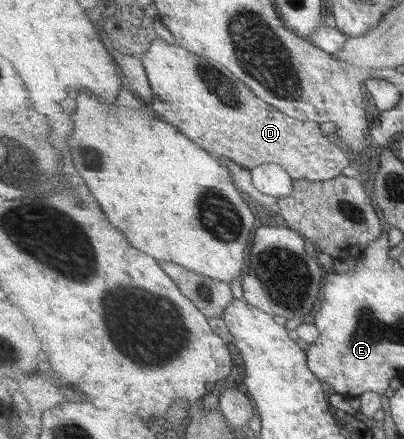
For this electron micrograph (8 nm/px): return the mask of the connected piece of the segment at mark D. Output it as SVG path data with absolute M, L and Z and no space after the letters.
M156 38L144 53L142 63L154 90L152 109L160 120L175 125L200 147L214 153L216 158L226 161L224 164L228 164L232 169L242 167L252 171L265 163L277 163L282 165L293 179L328 181L341 176L346 167L353 165L348 149L344 149L338 140L332 142L324 136L318 122L299 120L278 111L270 103L258 99L258 96L242 83L242 79L232 75L228 67L208 56L202 57L177 46L176 43L168 45L162 38Z

